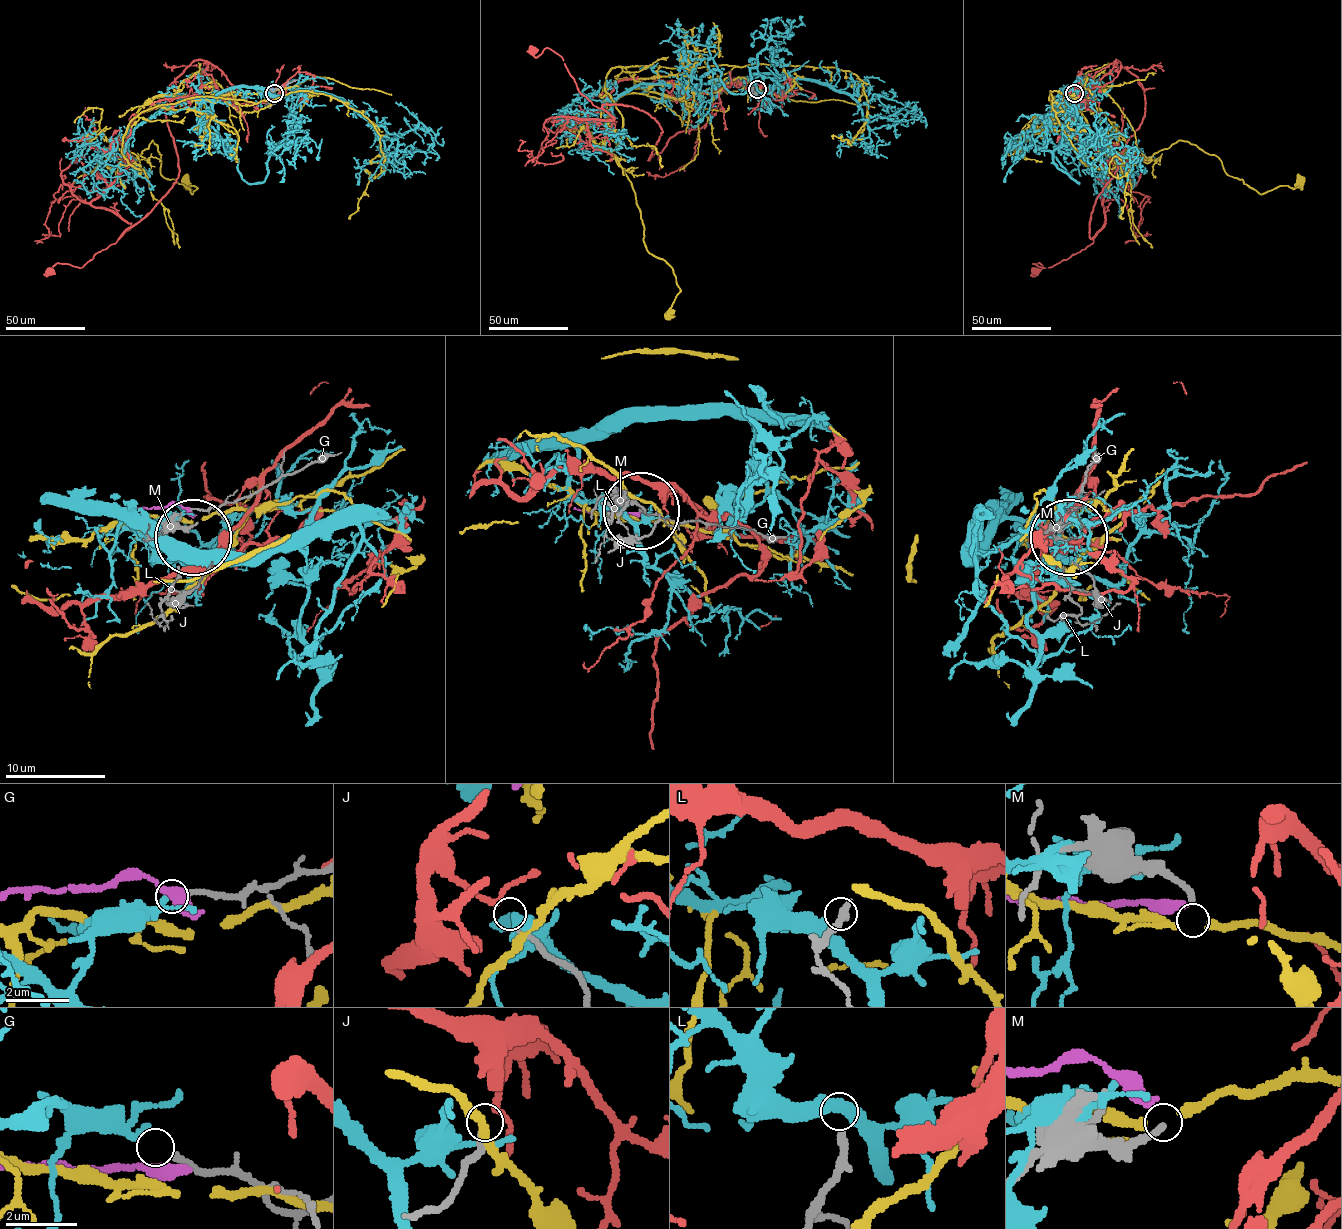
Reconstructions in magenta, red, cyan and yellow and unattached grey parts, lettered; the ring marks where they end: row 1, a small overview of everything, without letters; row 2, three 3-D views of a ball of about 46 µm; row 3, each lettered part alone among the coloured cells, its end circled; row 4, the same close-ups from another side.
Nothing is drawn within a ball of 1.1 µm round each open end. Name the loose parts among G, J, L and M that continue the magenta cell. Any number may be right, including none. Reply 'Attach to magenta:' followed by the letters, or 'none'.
Attach to magenta: none

